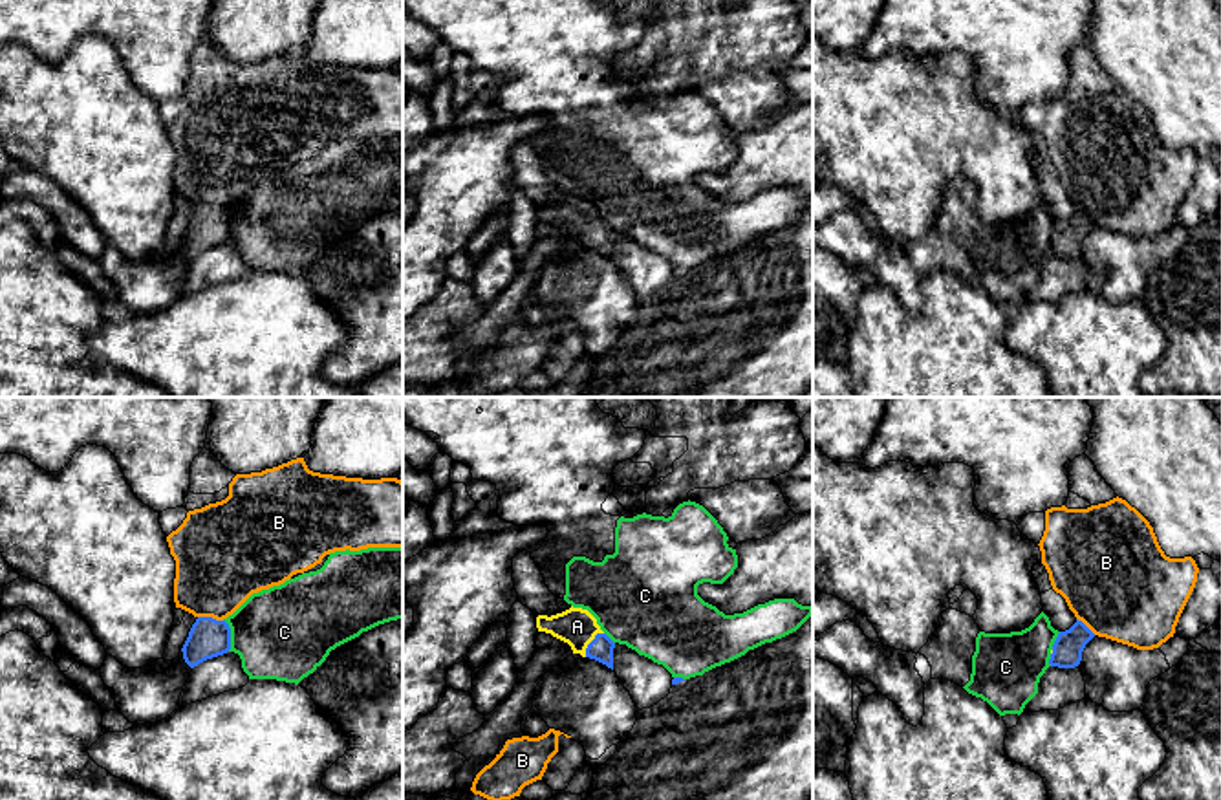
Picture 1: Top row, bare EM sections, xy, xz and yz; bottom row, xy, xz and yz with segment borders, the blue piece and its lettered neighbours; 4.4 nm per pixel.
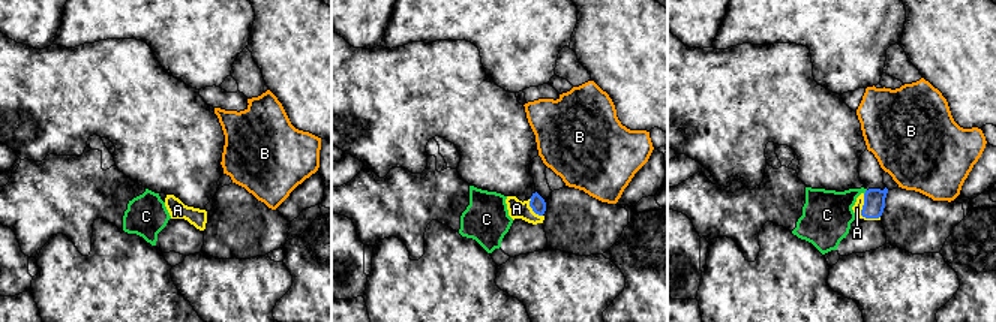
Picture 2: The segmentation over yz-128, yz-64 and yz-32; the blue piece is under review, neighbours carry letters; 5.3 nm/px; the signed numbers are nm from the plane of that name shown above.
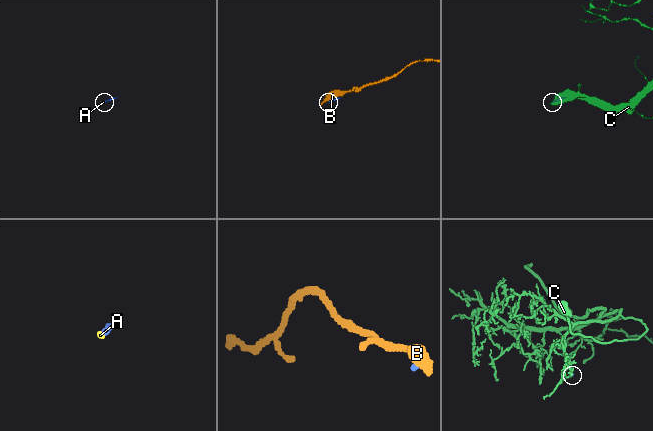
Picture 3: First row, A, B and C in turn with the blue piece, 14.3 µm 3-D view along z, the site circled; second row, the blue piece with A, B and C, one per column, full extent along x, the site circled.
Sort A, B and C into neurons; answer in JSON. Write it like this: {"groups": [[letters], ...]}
{"groups": [["A"], ["B"], ["C"]]}

